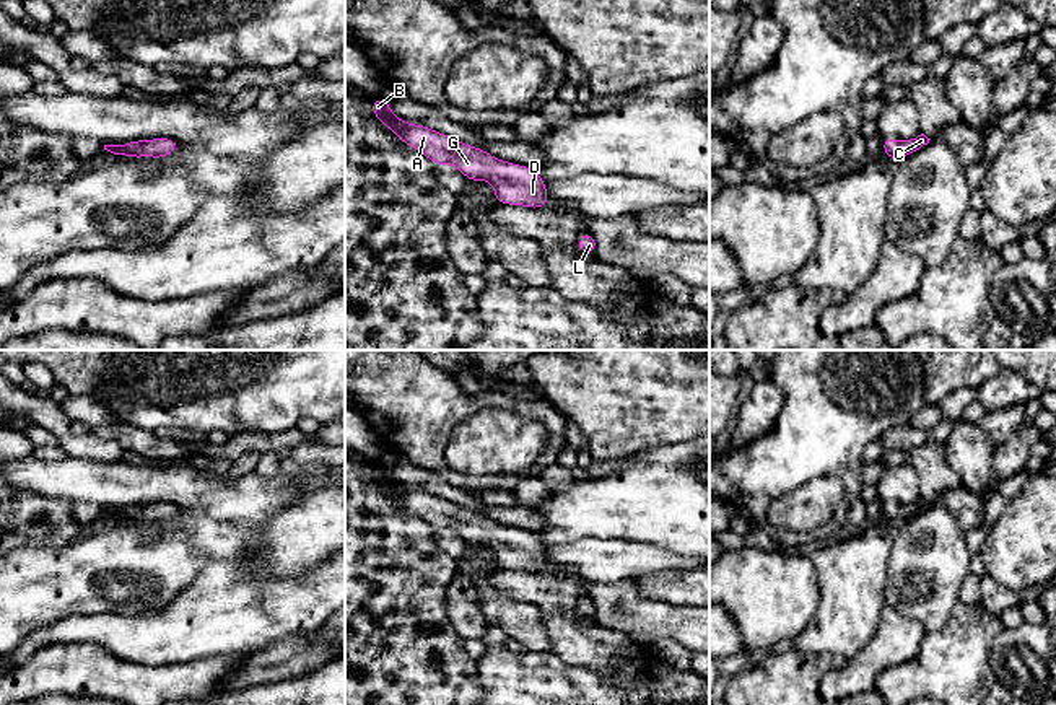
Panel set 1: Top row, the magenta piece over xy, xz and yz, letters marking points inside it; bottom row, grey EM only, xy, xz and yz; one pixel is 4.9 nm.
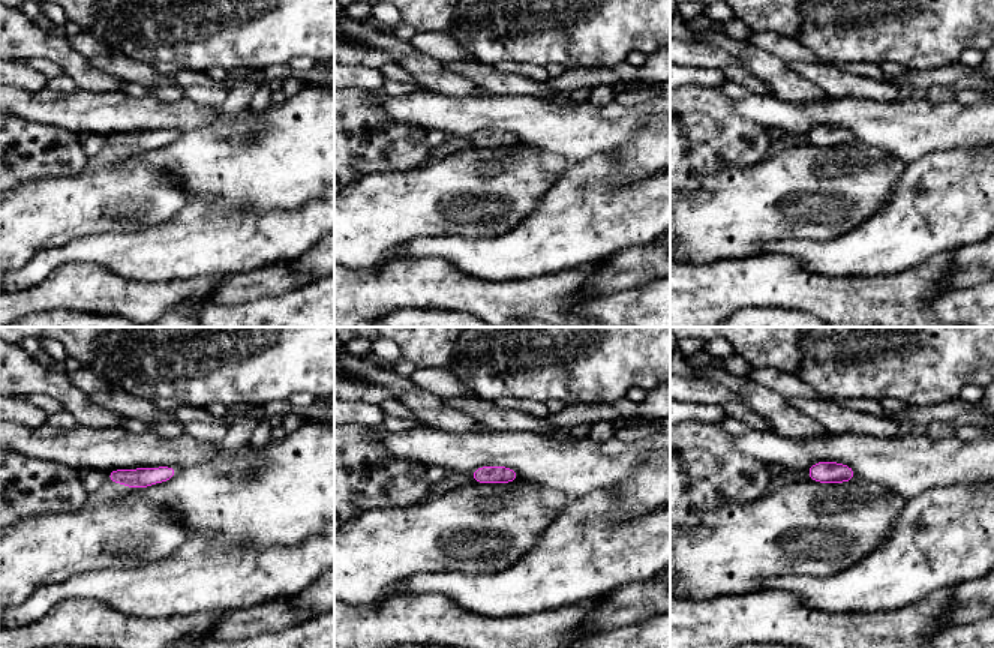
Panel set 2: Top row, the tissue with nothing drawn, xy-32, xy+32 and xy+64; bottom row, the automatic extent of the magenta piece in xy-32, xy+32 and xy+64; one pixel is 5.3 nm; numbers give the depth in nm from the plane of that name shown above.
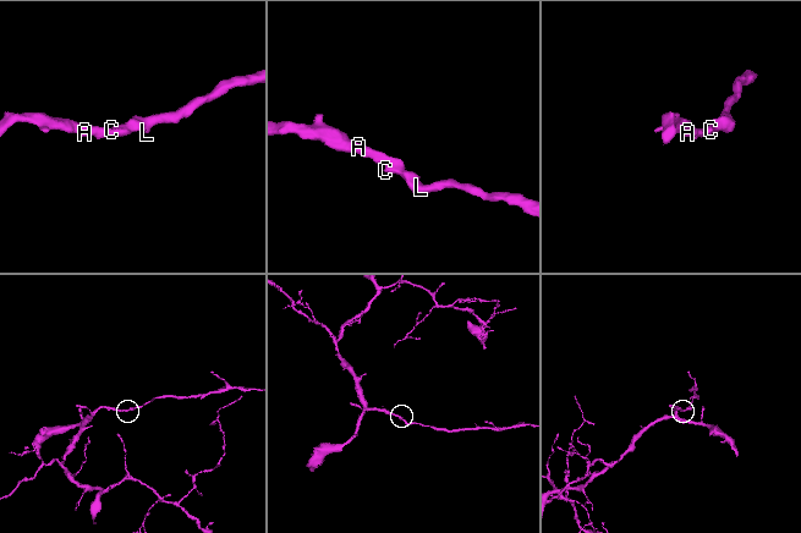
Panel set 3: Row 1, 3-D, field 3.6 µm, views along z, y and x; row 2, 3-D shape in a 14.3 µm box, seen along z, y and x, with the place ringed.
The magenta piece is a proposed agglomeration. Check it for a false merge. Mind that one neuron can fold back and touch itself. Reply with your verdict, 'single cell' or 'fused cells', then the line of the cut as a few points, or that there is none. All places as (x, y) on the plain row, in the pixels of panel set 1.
single cell; no cut

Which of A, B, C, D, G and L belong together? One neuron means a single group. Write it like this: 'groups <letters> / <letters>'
groups A B C D G L

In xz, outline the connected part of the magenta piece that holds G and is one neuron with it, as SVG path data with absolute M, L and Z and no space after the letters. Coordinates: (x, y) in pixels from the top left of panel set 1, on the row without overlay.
M374 462L371 477L399 505L423 518L436 531L454 529L469 545L490 545L495 552L495 565L530 573L543 573L547 570L545 547L534 532L501 526L485 515L469 511L421 488L410 490L394 480L384 462Z

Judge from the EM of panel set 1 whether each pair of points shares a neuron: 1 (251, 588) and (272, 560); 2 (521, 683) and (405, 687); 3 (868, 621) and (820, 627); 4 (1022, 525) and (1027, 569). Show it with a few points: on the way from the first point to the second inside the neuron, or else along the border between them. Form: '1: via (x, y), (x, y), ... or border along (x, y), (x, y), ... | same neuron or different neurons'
1: border along (225, 560), (266, 580), (298, 580) | different neurons
2: border along (475, 661), (479, 683), (484, 687) | different neurons
3: via (856, 621), (846, 621), (840, 627), (832, 627) | same neuron
4: via (1027, 536), (1027, 557) | same neuron

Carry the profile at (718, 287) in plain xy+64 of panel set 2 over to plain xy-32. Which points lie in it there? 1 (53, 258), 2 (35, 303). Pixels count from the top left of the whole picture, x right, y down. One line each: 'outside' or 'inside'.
1: outside
2: inside

